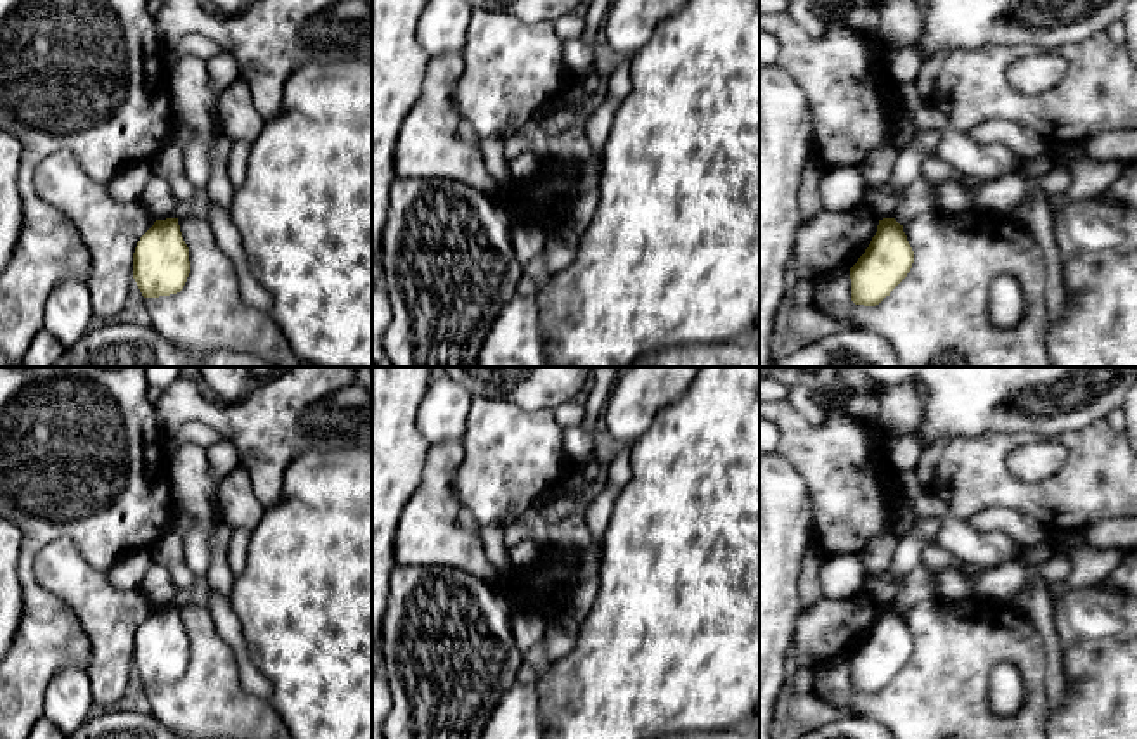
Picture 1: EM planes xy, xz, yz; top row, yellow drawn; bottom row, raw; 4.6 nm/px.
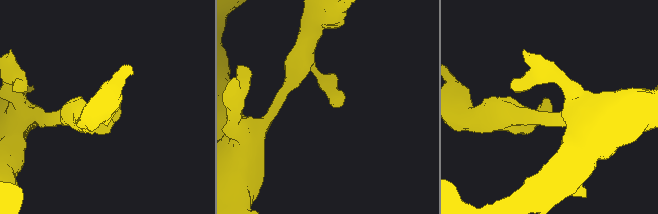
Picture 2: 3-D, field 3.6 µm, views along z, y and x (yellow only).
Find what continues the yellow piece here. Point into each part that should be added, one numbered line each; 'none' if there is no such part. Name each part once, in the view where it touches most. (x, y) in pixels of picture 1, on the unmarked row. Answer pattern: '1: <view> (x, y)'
none

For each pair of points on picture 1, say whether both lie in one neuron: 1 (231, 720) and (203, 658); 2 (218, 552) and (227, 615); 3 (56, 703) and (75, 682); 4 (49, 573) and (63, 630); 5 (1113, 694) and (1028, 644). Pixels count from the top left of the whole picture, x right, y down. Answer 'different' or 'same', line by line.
1: same
2: different
3: same
4: different
5: different

